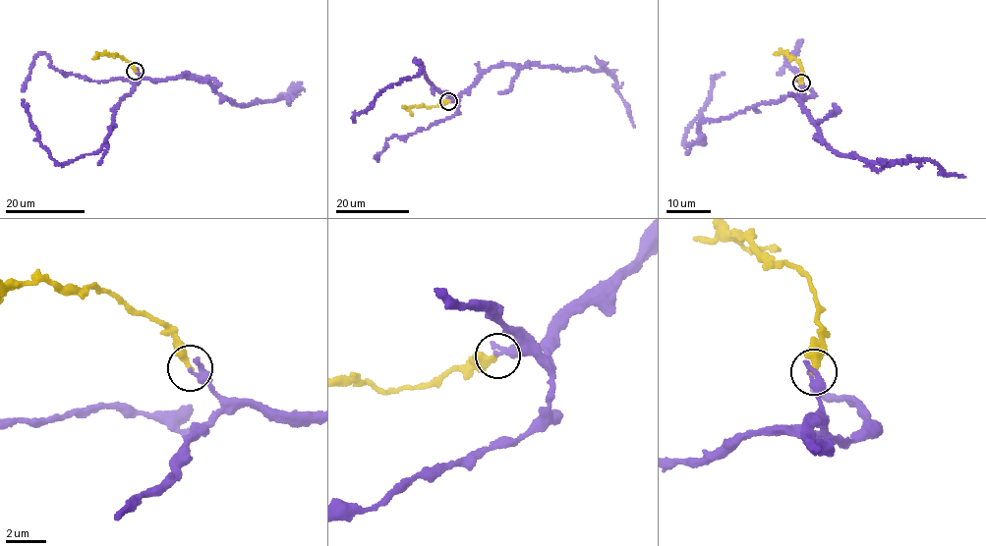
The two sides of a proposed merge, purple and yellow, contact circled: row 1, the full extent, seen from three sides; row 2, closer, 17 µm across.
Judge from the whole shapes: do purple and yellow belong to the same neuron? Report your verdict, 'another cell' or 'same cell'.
another cell

